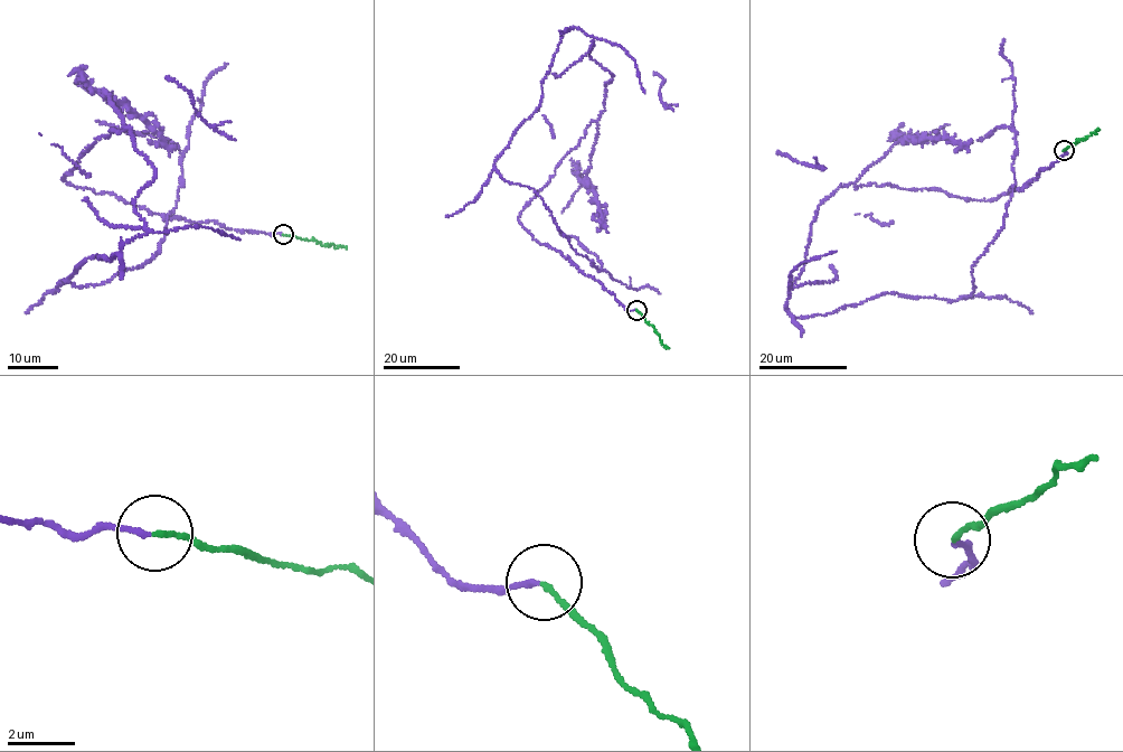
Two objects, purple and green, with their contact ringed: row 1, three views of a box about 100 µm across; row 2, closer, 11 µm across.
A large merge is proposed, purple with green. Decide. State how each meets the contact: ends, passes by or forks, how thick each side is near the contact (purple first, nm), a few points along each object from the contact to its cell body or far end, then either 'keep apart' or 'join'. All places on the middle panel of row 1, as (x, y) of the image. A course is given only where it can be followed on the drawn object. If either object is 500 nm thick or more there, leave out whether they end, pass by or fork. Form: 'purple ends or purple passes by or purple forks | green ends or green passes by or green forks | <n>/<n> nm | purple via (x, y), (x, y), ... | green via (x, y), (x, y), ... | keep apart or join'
purple ends | green ends | 150/140 nm | purple via (635, 309), (518, 221), (605, 106), (613, 75), (573, 27), (496, 170), (529, 187), (598, 270), (661, 293) | green via (637, 309), (661, 344), (669, 348) | join

